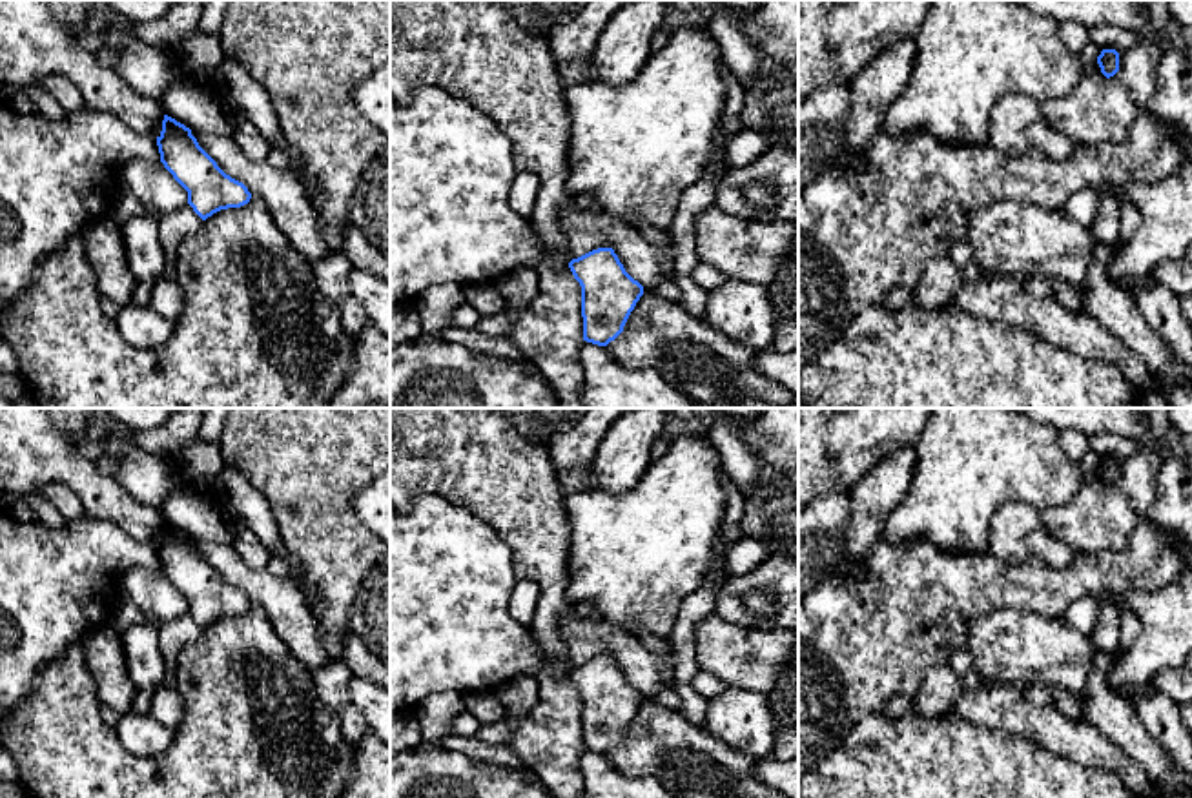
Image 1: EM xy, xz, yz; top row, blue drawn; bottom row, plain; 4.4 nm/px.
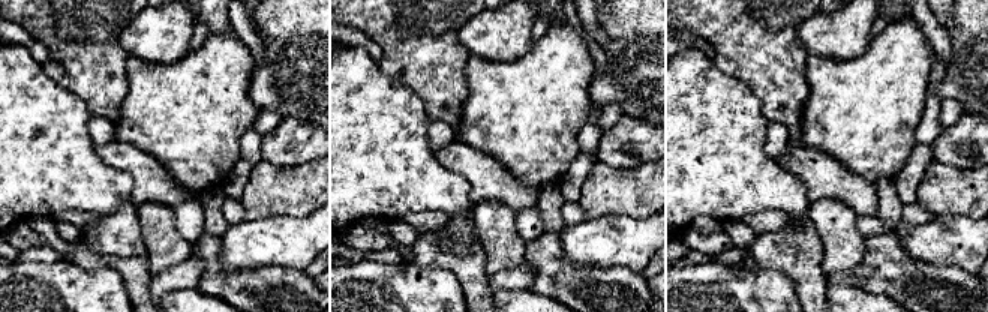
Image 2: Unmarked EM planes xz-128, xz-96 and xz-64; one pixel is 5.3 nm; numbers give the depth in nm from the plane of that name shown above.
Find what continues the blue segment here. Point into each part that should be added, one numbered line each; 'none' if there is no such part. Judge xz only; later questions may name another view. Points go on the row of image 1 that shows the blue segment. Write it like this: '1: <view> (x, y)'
none

